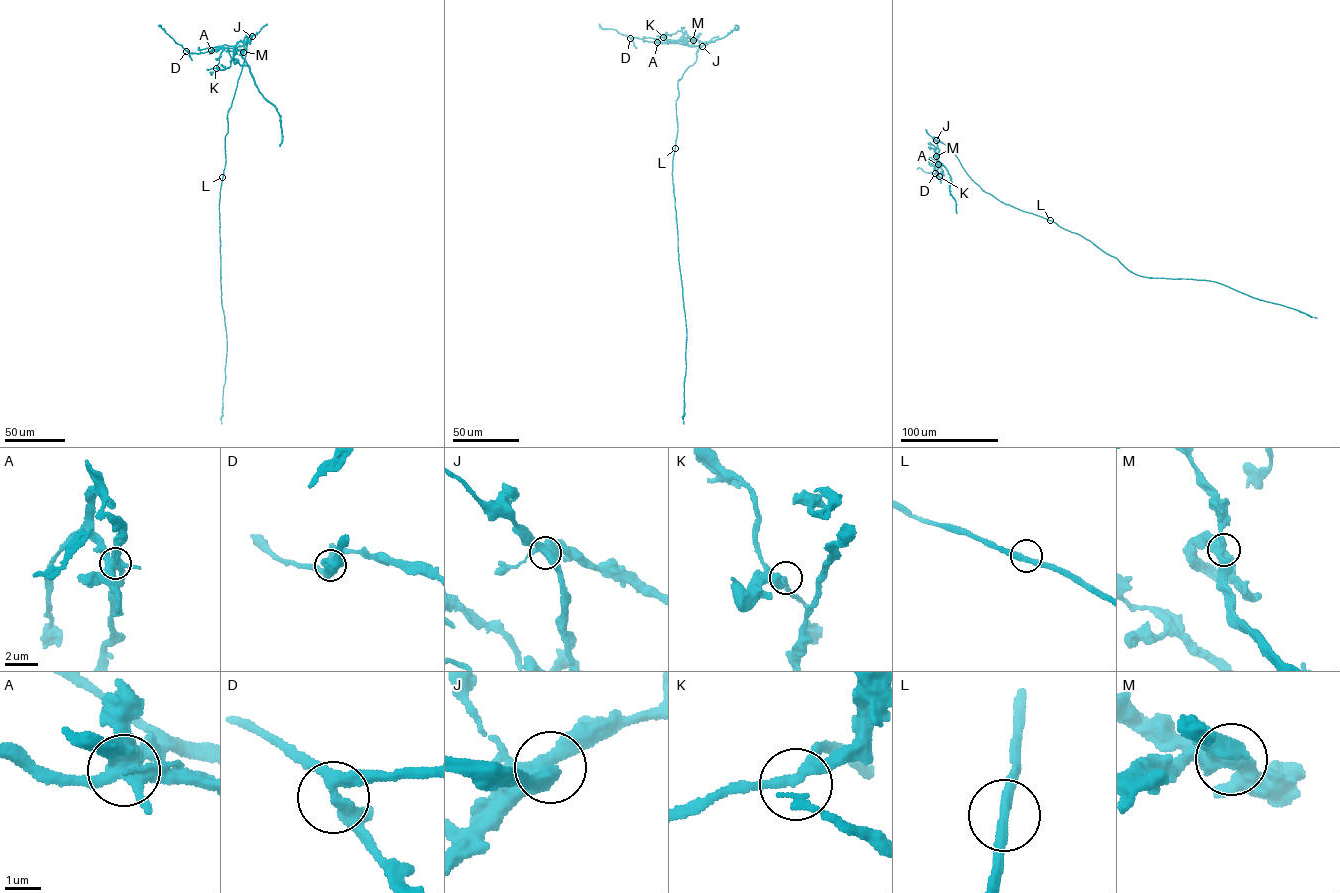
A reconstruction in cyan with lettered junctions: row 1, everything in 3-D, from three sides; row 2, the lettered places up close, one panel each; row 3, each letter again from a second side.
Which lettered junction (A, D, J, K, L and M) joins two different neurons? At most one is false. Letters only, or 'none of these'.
A

